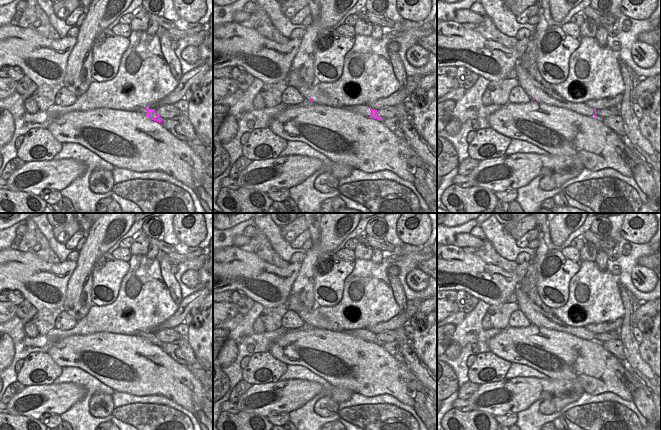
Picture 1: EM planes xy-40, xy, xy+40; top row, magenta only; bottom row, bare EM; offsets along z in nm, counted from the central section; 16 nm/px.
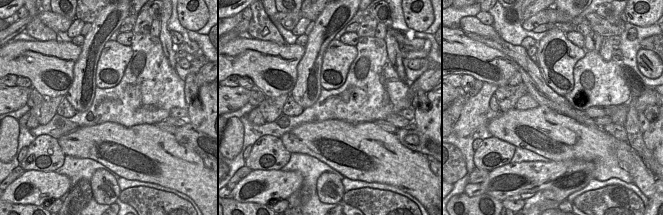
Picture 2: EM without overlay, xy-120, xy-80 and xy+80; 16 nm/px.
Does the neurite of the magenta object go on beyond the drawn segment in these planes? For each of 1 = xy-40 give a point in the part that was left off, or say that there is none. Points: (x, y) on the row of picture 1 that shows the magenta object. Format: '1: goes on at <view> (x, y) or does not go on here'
1: does not go on here

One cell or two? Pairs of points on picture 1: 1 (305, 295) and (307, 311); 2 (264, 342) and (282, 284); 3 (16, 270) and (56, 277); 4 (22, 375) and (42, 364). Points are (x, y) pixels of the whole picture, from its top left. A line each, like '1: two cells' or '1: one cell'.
1: two cells
2: two cells
3: one cell
4: one cell

